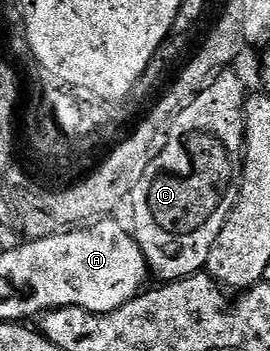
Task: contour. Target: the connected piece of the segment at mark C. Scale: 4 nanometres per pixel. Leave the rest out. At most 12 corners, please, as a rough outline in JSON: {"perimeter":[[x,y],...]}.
{"perimeter":[[221,74],[134,186],[151,275],[203,269],[238,202],[246,100]]}

